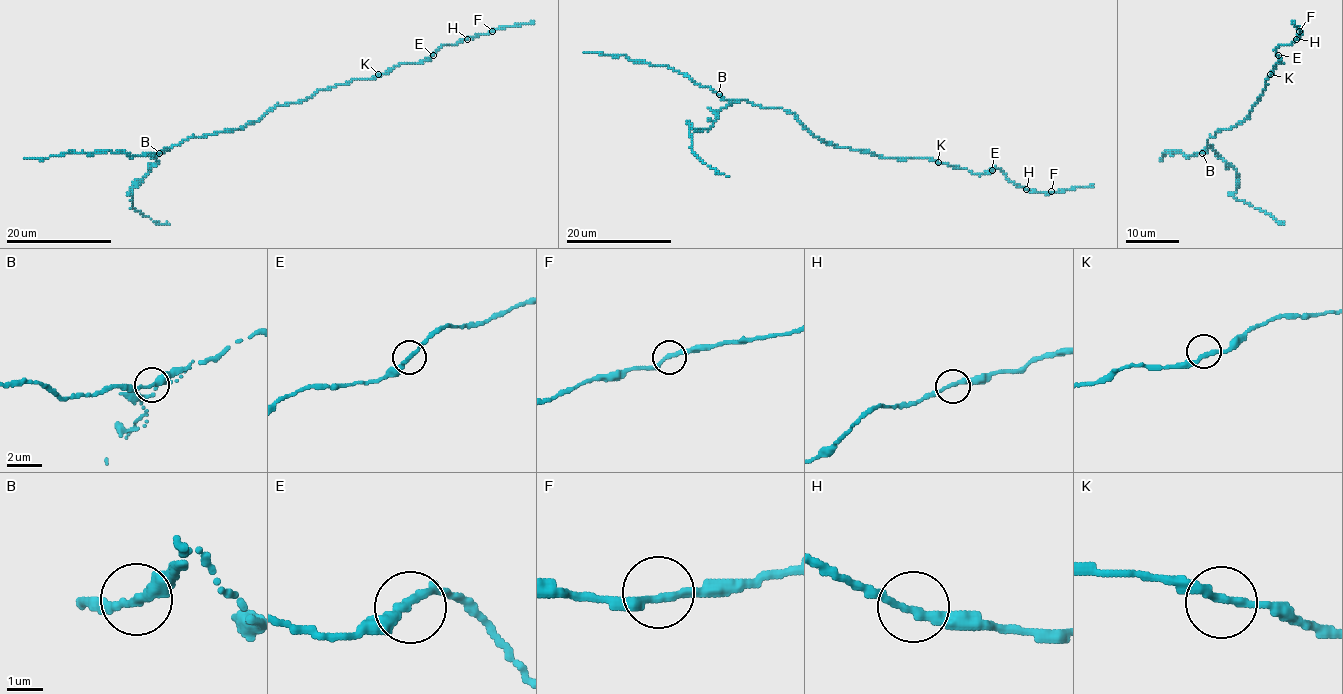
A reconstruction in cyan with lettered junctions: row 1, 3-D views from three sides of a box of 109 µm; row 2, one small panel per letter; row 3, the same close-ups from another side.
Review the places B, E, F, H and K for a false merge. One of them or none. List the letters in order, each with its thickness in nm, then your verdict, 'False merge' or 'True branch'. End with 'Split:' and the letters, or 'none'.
B: Thickness 260 nm. True branch
E: Thickness 260 nm. True branch
F: Thickness 240 nm. True branch
H: Thickness 240 nm. True branch
K: Thickness 260 nm. True branch
Split: none

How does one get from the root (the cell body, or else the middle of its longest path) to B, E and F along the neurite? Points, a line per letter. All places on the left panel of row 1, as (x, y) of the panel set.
B: (274, 106), (243, 128), (191, 136), (159, 152)
E: (274, 106), (305, 101), (320, 89), (349, 84), (357, 78), (386, 74), (401, 64), (423, 62), (433, 55)
F: (274, 106), (305, 101), (320, 89), (357, 78), (386, 74), (401, 64), (423, 62), (443, 45), (492, 31)

